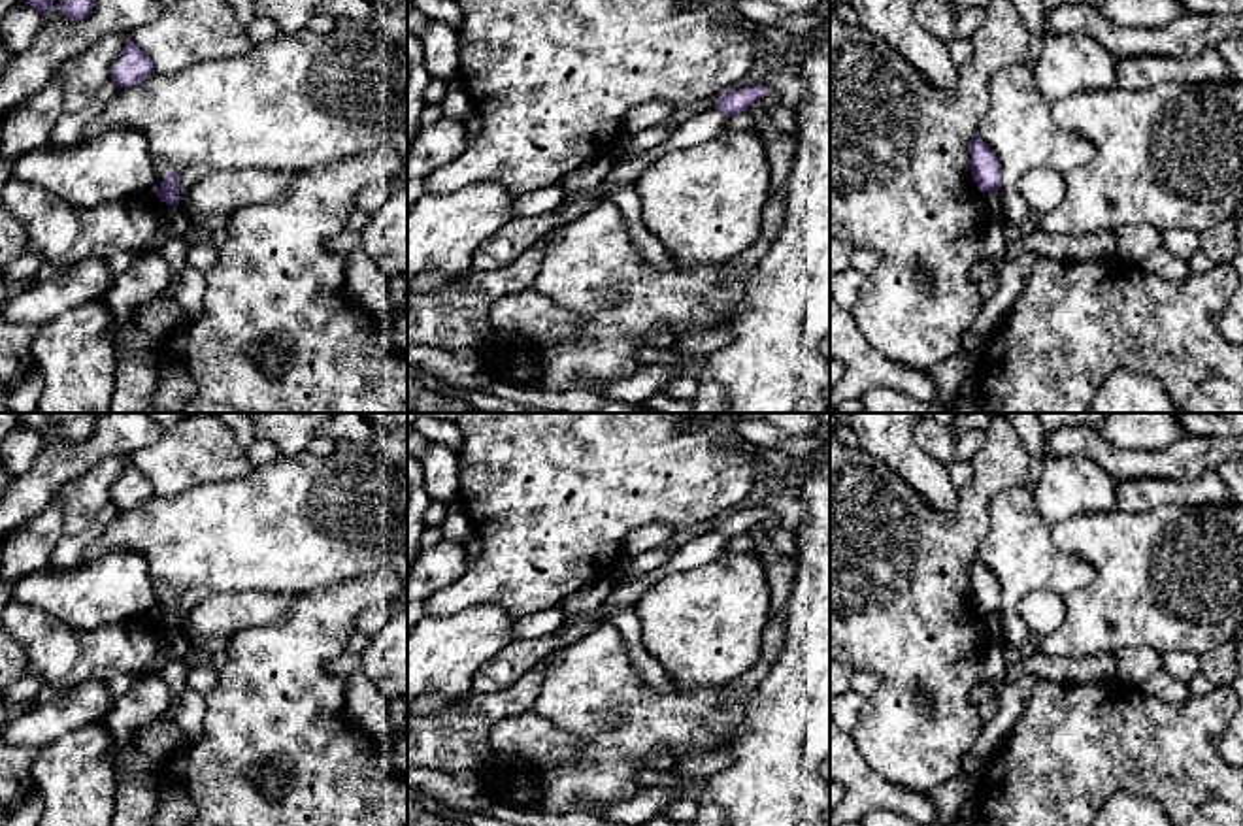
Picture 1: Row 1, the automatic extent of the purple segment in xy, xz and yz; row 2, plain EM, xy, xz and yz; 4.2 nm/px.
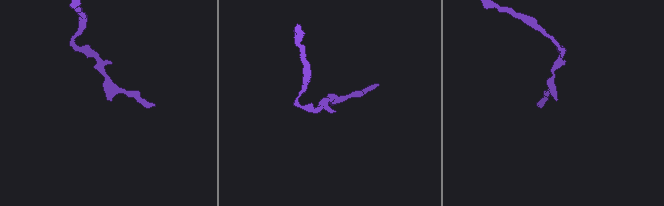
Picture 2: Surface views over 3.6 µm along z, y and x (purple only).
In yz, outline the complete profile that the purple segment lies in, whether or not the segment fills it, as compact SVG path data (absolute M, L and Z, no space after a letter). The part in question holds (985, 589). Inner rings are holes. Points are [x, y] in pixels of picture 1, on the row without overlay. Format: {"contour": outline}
{"contour": "M975 556L970 564L971 598L981 615L1000 613L1002 588L996 575Z"}

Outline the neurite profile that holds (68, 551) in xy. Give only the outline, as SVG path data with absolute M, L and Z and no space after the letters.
M109 504L94 517L87 530L75 536L64 536L51 554L51 566L57 570L77 566L83 551L106 532L113 513L115 507Z

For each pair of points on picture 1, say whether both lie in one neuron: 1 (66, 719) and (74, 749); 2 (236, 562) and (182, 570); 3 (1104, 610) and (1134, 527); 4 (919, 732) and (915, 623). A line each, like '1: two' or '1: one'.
1: two
2: one
3: one
4: one

